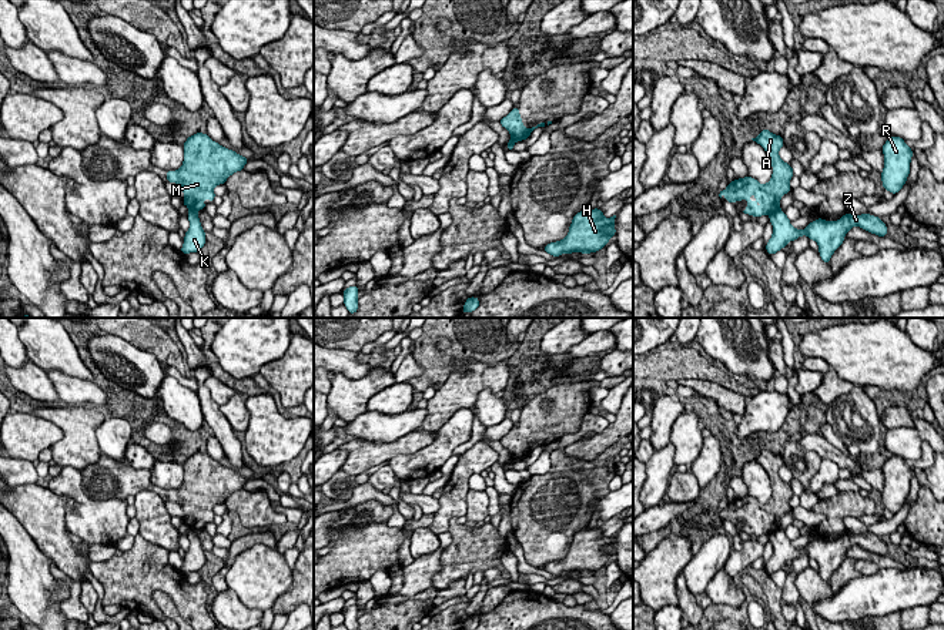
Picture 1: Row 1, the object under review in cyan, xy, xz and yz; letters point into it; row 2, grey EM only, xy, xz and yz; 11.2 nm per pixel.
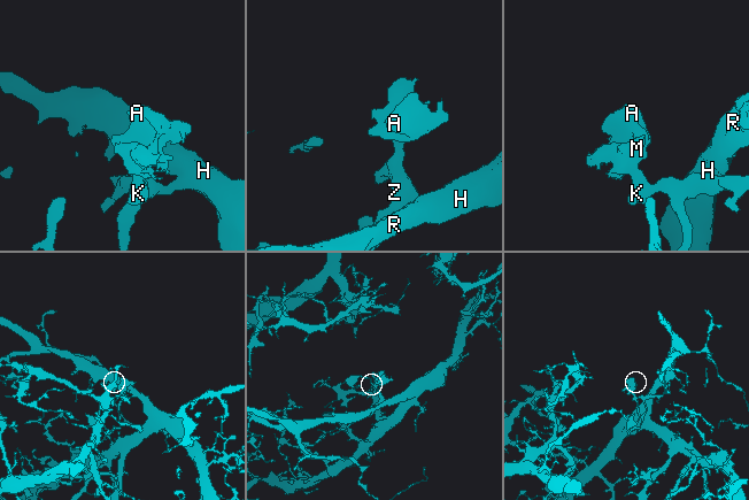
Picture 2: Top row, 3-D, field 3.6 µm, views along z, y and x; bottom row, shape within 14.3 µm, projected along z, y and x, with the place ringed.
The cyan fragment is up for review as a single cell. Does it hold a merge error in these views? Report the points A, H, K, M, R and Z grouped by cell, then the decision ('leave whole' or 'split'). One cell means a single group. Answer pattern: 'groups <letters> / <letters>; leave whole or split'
groups A M / H K R Z; split

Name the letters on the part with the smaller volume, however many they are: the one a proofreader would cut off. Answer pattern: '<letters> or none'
A, M

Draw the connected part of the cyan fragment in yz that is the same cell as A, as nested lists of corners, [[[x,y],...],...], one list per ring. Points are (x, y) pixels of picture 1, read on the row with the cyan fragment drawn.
[[[764,128],[759,137],[751,140],[760,144],[770,158],[773,167],[770,181],[761,185],[749,175],[737,178],[729,182],[727,188],[720,191],[719,197],[722,198],[724,194],[724,200],[732,204],[746,200],[747,208],[743,212],[759,218],[780,210],[780,198],[791,191],[789,181],[794,174],[791,165],[779,157],[779,150],[784,145],[781,135],[776,135]]]

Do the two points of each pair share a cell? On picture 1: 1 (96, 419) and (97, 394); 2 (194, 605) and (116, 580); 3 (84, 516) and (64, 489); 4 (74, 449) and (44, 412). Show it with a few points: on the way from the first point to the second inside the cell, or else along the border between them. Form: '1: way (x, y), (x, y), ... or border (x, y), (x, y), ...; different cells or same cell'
1: border (94, 406), (99, 409); different cells
2: way (174, 586), (168, 580), (146, 580), (136, 570); same cell
3: way (84, 509), (83, 503), (72, 492); same cell
4: way (74, 438), (74, 434), (56, 415); same cell

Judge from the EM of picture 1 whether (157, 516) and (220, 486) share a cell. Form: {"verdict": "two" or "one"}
{"verdict": "two"}

